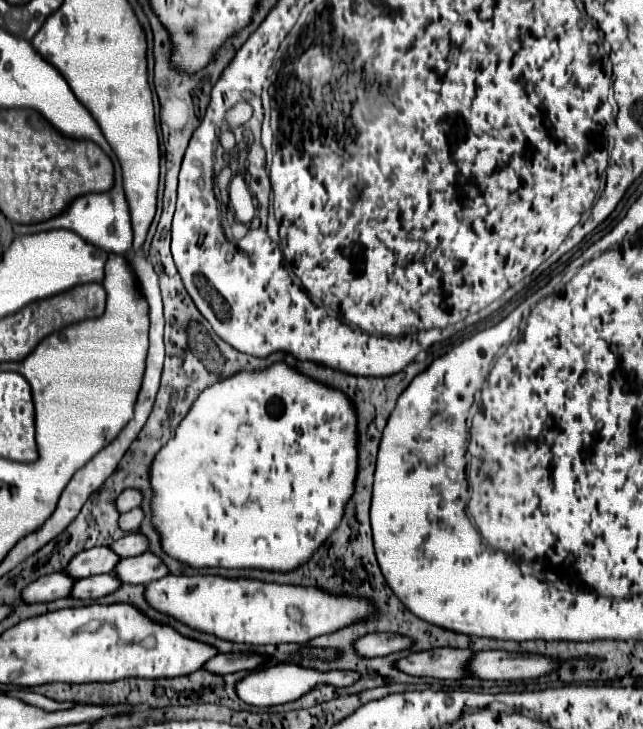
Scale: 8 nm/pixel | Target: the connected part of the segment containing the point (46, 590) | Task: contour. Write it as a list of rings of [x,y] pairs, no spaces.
[[[63,573],[45,575],[45,577],[29,583],[29,587],[25,587],[25,591],[21,593],[21,599],[25,603],[55,601],[55,599],[67,597],[71,591],[71,585],[73,585],[73,579],[63,575]]]

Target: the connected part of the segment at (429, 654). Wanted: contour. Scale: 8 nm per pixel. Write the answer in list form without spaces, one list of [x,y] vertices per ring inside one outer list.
[[[429,649],[411,653],[395,663],[395,667],[413,677],[435,677],[435,679],[461,679],[465,677],[465,665],[473,651],[467,649]]]

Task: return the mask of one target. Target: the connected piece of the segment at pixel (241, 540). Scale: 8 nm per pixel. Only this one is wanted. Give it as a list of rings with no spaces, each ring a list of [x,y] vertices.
[[[277,361],[261,371],[241,371],[241,375],[231,375],[229,379],[221,379],[213,383],[195,399],[189,413],[177,425],[175,437],[171,437],[165,443],[165,447],[157,451],[149,469],[149,483],[153,489],[151,523],[159,533],[163,551],[169,557],[177,559],[179,563],[185,563],[187,567],[193,569],[223,567],[223,569],[261,569],[261,571],[289,573],[305,565],[313,557],[313,551],[317,551],[317,547],[321,547],[321,543],[325,543],[325,539],[329,539],[329,535],[337,531],[341,519],[345,517],[345,505],[355,493],[357,463],[359,463],[357,423],[359,417],[355,403],[349,395],[345,395],[345,391],[333,391],[333,387],[325,387],[325,383],[317,383],[317,379],[309,379],[309,375],[301,375],[299,371],[293,371],[293,367],[289,367],[285,361]]]

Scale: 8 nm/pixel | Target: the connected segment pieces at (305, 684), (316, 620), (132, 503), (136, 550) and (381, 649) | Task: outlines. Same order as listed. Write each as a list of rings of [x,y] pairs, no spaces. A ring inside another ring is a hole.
[[[277,663],[277,665],[269,665],[269,667],[263,667],[263,669],[257,669],[245,675],[237,683],[237,697],[247,705],[275,707],[275,705],[301,699],[303,695],[307,695],[309,691],[313,691],[313,687],[319,687],[321,683],[329,683],[333,687],[347,687],[355,683],[357,679],[359,675],[355,671],[317,671],[317,669],[307,669],[295,663]]]
[[[167,575],[145,587],[145,601],[155,611],[175,617],[195,631],[249,645],[303,645],[313,637],[333,633],[375,613],[373,605],[365,599],[337,597],[317,587],[275,585],[253,579],[223,579],[213,575]]]
[[[125,489],[125,491],[117,497],[115,507],[117,507],[117,511],[119,511],[119,513],[127,513],[127,511],[131,511],[131,509],[139,507],[141,499],[143,499],[143,497],[141,497],[141,493],[139,493],[137,489]]]
[[[125,535],[123,539],[119,539],[117,543],[111,545],[111,549],[119,555],[119,557],[135,557],[147,551],[147,539],[143,535]]]
[[[369,633],[369,635],[359,637],[353,643],[353,649],[359,657],[371,659],[371,657],[381,657],[381,655],[403,651],[409,645],[411,645],[411,639],[405,639],[395,633]]]

